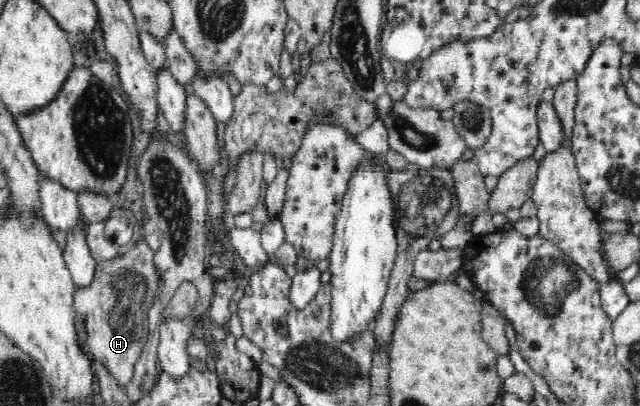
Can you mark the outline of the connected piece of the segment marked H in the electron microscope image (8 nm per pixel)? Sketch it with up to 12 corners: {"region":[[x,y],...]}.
{"region":[[144,237],[97,263],[73,309],[126,388],[162,278]]}

